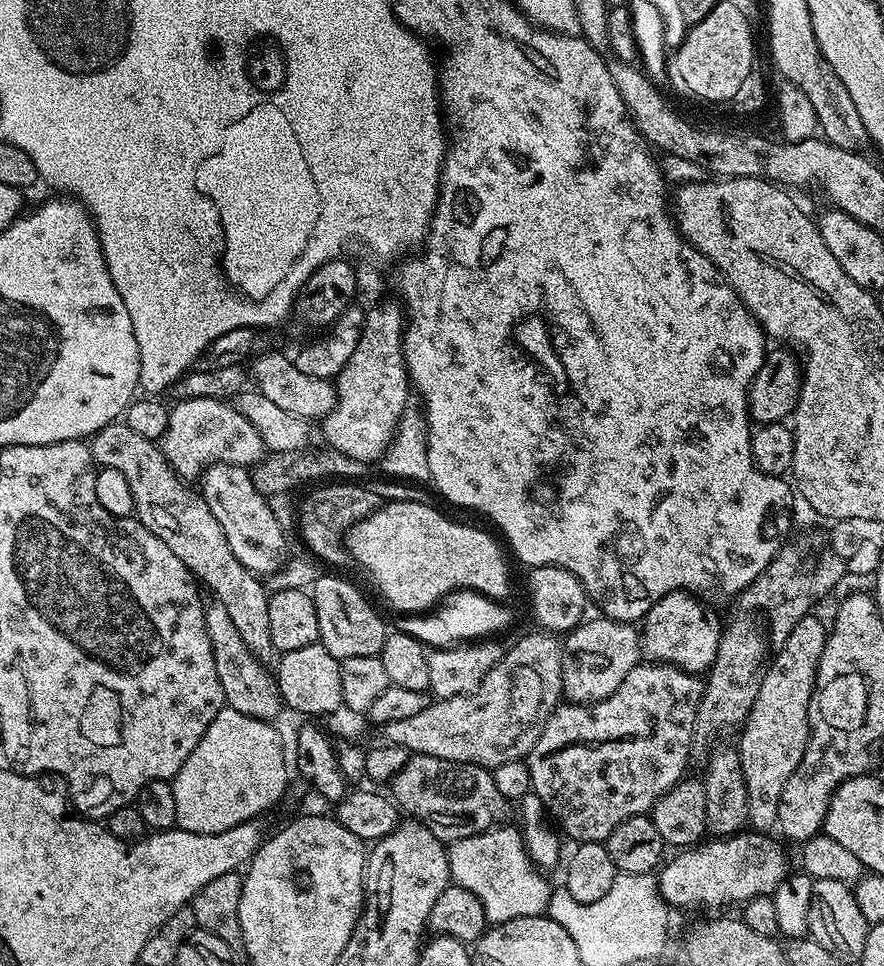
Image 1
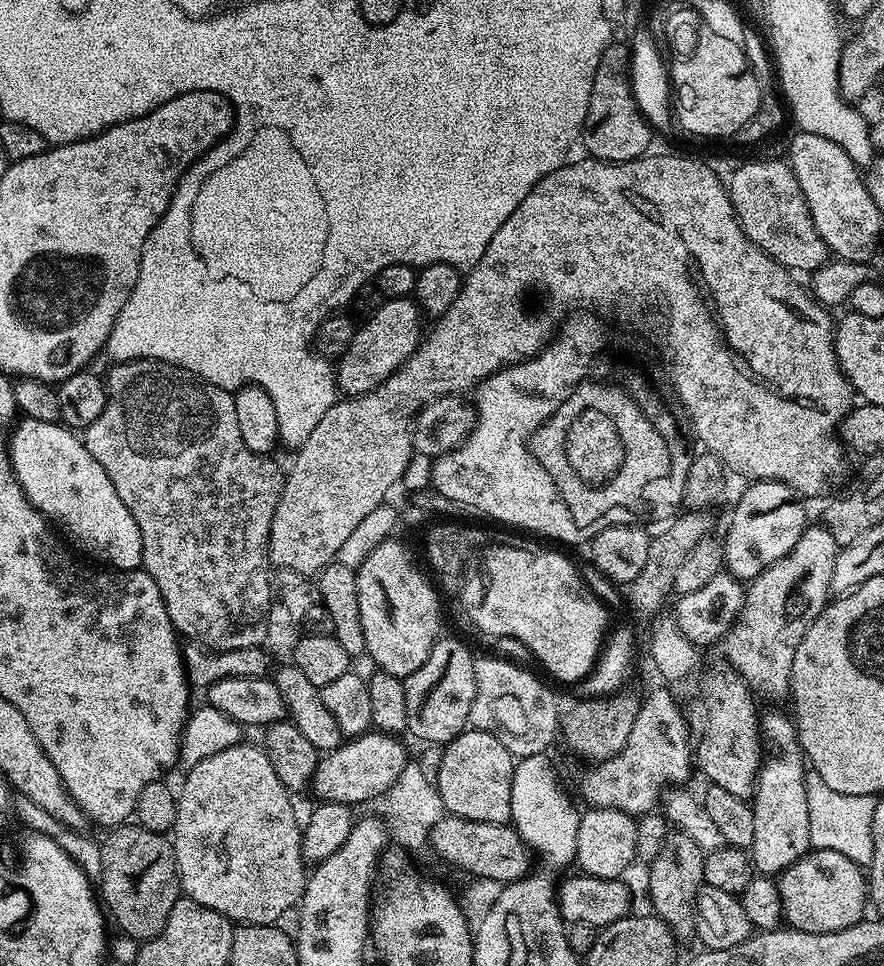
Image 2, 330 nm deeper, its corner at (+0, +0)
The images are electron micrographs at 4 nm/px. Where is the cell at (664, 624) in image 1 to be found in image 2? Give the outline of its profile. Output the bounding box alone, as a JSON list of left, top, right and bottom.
[723,480,806,582]

